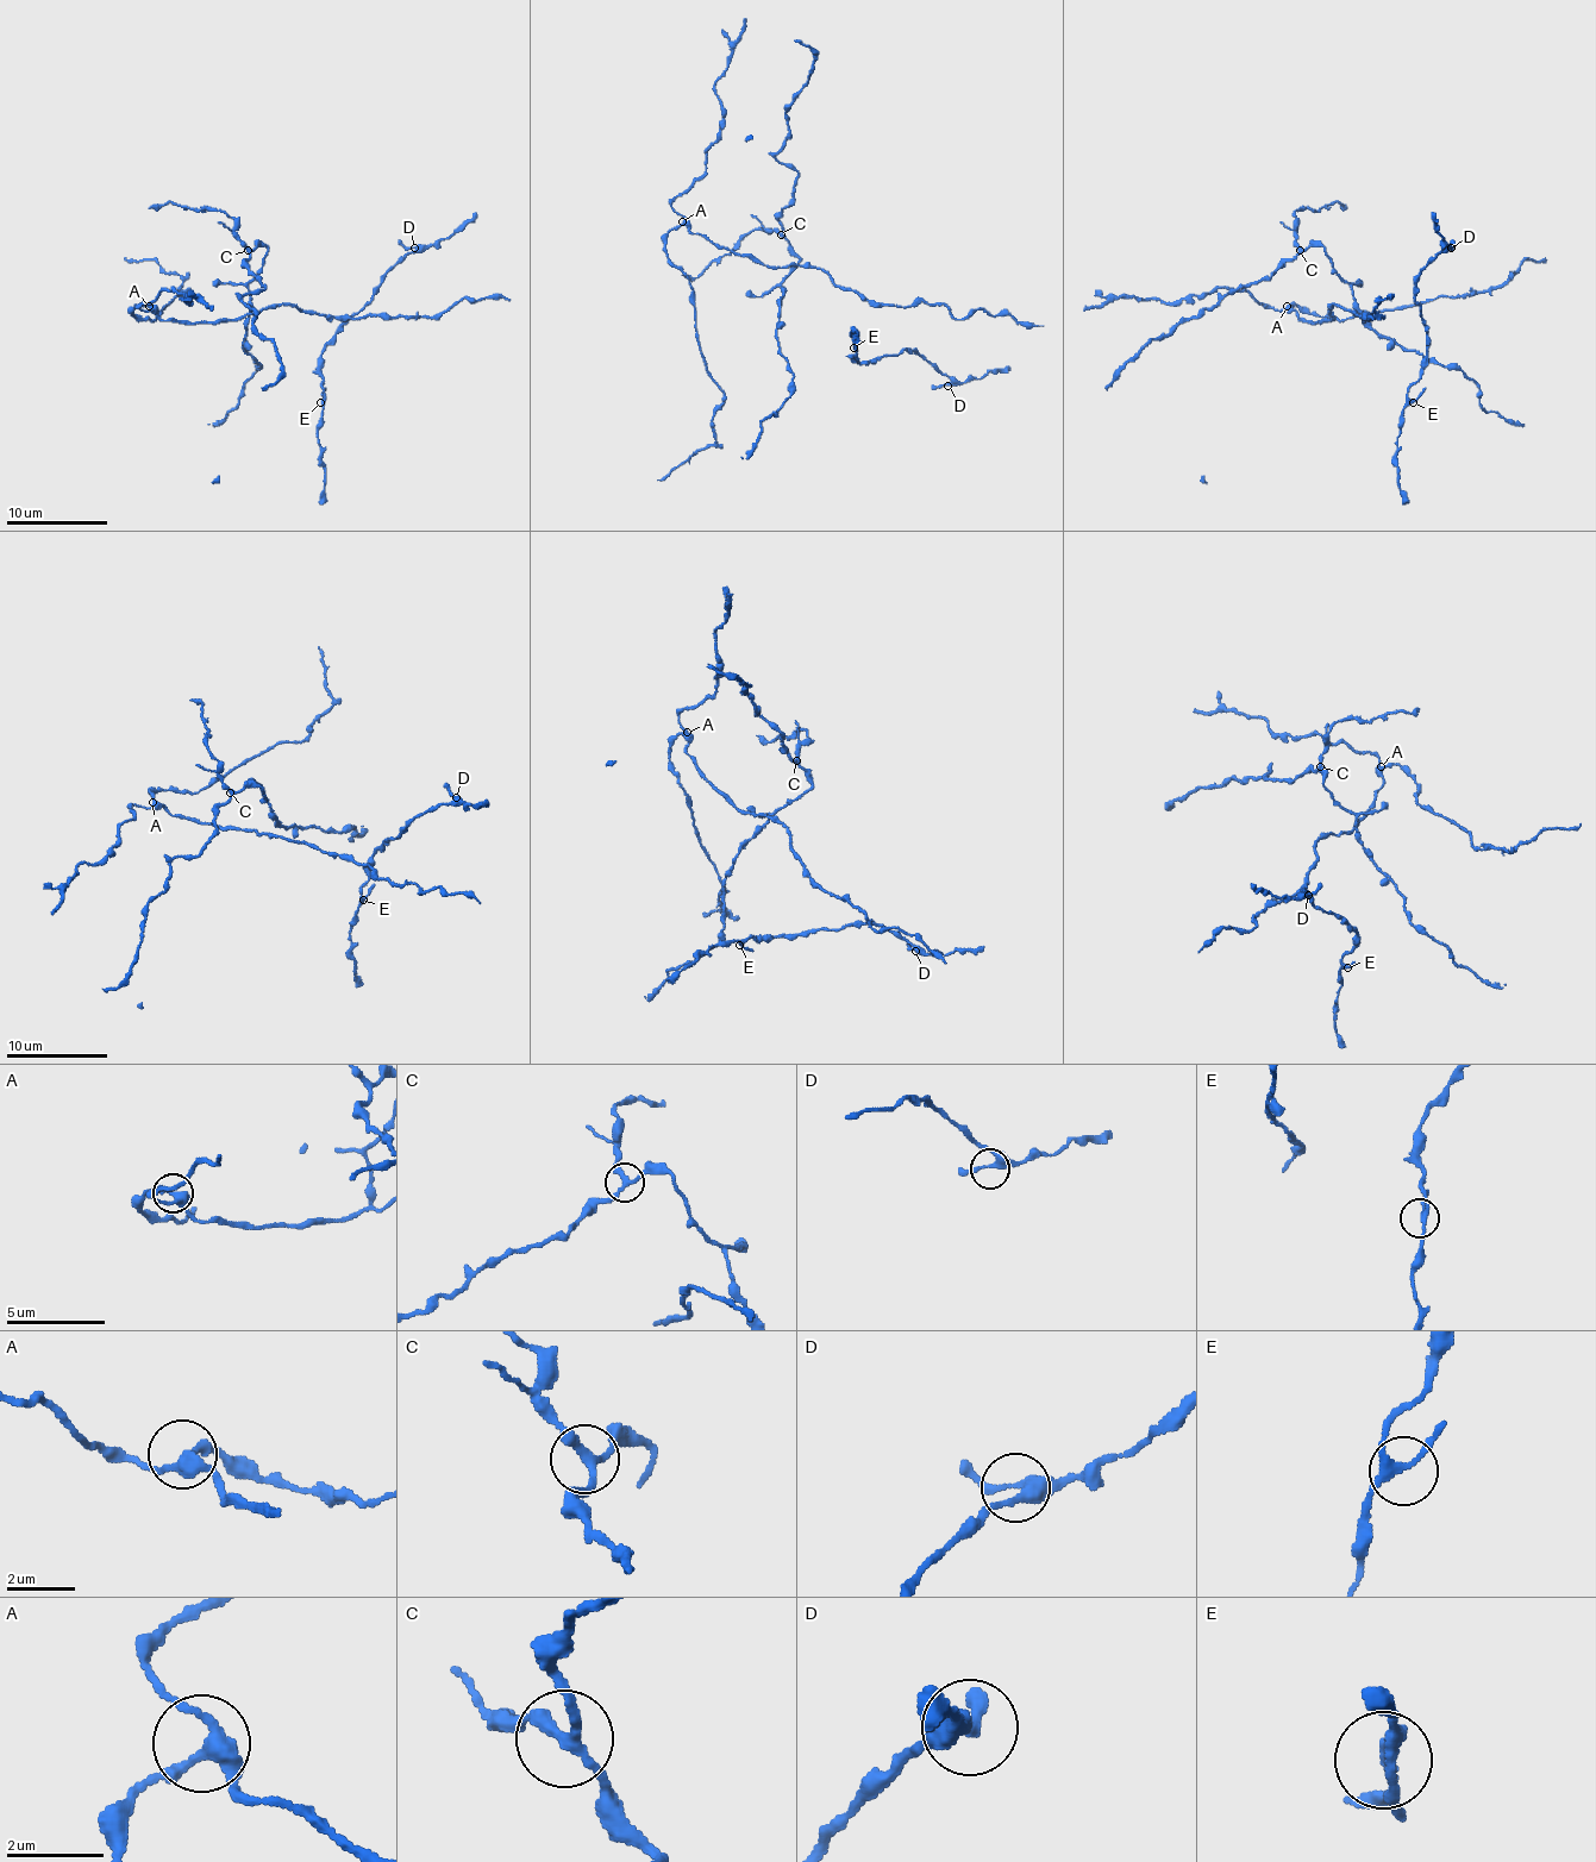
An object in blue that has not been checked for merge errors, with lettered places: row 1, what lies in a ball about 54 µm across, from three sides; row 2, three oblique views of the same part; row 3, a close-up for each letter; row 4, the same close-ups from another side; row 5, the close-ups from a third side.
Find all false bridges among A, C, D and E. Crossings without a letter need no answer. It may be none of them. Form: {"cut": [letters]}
{"cut": []}

